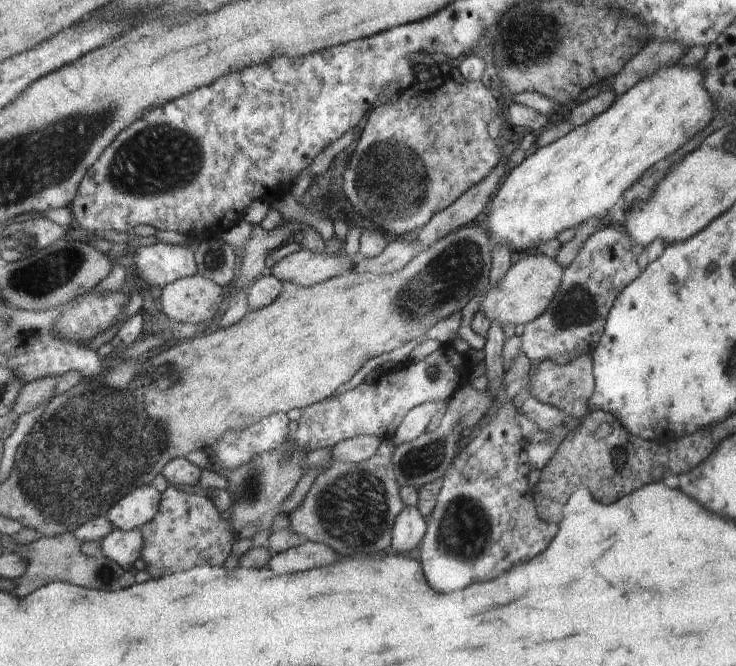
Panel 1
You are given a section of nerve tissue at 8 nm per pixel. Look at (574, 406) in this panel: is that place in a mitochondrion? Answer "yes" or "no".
no

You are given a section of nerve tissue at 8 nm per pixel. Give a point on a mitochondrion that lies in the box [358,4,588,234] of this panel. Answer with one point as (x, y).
(531, 39)

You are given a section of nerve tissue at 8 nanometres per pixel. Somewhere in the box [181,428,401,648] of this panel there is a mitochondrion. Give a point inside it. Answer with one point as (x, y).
(353, 508)

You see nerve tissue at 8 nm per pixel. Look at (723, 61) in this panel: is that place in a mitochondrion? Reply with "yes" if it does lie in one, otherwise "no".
no

